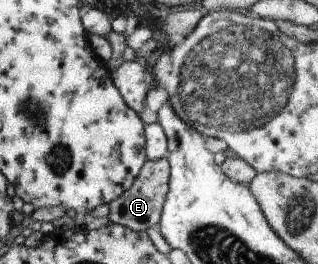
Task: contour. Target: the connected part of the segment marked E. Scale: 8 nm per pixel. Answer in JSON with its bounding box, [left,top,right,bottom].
[108,157,169,233]

